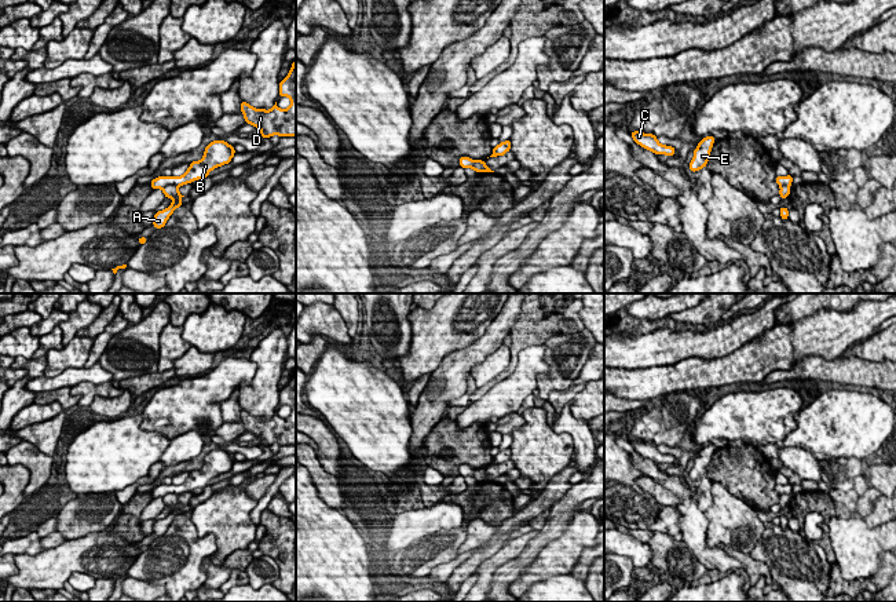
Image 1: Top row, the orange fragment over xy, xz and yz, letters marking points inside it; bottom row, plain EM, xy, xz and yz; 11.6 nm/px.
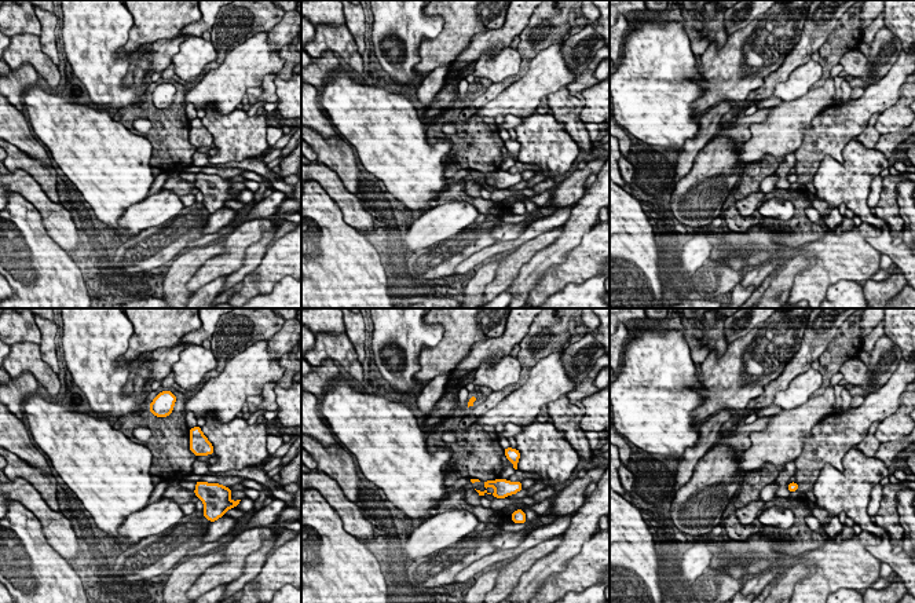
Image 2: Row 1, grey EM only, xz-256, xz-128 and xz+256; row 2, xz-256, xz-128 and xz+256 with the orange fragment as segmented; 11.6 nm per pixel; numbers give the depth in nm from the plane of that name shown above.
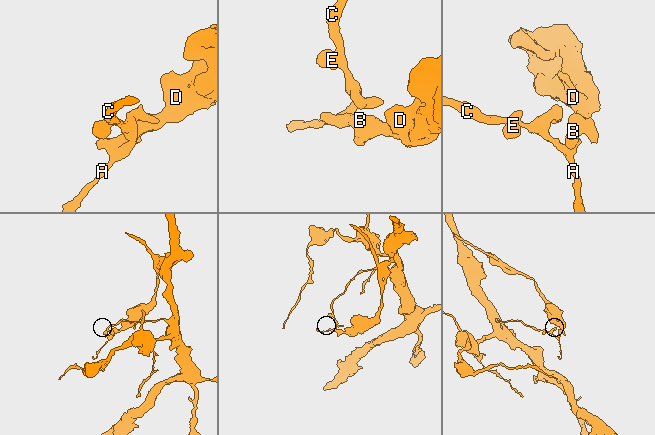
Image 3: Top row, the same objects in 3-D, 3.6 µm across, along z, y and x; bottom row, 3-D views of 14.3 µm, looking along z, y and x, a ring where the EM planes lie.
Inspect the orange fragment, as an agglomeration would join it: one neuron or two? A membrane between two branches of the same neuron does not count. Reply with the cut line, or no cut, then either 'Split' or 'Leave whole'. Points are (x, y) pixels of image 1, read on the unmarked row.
Split along xy (178, 495), (165, 495), (163, 497). Split

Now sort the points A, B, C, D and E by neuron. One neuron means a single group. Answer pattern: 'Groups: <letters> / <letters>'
Groups: A C E / B D

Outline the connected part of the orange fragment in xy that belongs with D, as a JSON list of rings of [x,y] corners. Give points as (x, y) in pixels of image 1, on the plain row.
[[[296,368],[292,372],[289,383],[279,390],[279,406],[289,405],[290,415],[279,417],[275,413],[271,419],[255,417],[245,409],[241,409],[241,420],[245,431],[262,438],[259,445],[270,446],[273,444],[295,445],[296,444]]]

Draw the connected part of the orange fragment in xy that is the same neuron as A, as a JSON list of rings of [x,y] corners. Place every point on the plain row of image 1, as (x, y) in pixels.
[[[167,495],[167,496],[162,497],[162,500],[164,500],[167,507],[173,507],[175,510],[171,511],[171,514],[167,518],[156,521],[154,528],[153,528],[153,534],[156,537],[164,536],[167,529],[168,529],[168,526],[172,523],[172,521],[178,515],[183,514],[180,507],[184,506],[184,504],[182,504],[179,501],[178,495]]]

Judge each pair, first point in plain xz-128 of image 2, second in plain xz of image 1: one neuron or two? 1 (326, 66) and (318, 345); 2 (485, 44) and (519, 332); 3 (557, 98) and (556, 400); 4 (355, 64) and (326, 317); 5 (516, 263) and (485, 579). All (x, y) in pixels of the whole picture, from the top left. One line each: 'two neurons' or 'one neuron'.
1: one neuron
2: two neurons
3: two neurons
4: one neuron
5: one neuron

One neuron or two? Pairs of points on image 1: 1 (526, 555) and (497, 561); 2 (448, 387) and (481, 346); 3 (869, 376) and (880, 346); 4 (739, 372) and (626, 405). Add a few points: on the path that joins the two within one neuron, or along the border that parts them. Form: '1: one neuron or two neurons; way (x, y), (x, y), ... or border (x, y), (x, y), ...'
1: two neurons; border (538, 533), (516, 557), (505, 561), (492, 577)
2: one neuron; way (450, 378), (471, 356)
3: two neurons; border (843, 356), (858, 356), (881, 362)
4: two neurons; border (618, 396), (626, 400), (648, 401)

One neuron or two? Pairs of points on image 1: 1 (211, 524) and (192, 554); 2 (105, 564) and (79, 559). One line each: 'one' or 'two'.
1: two
2: one

